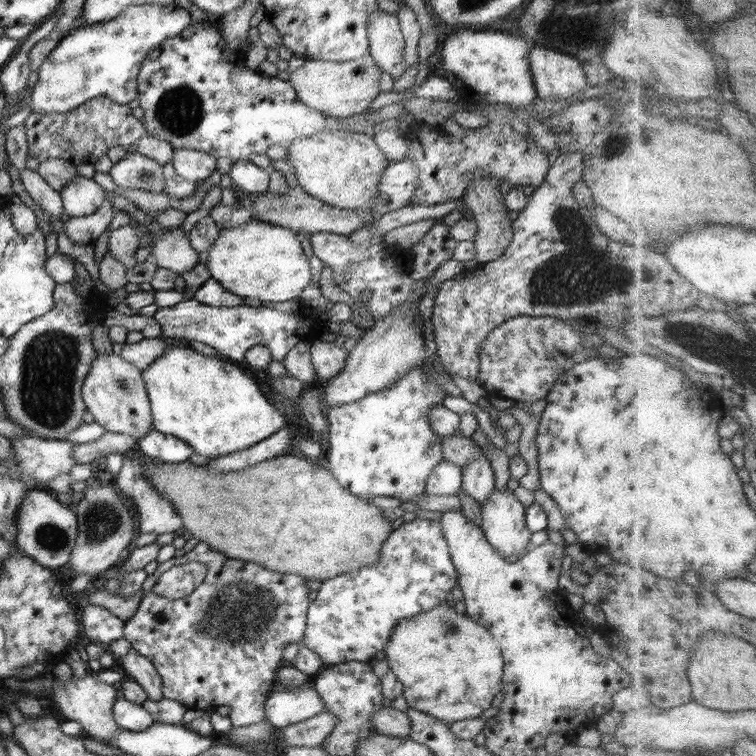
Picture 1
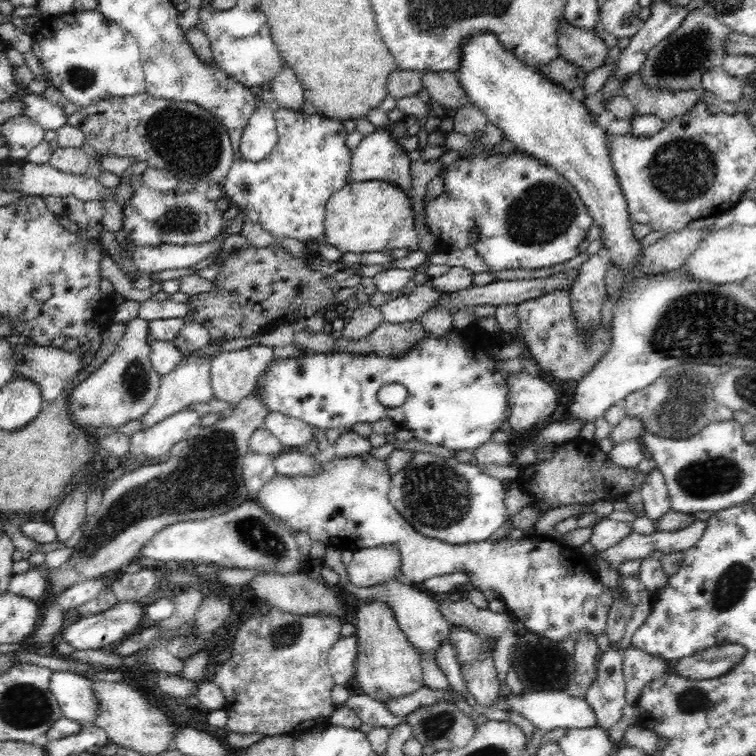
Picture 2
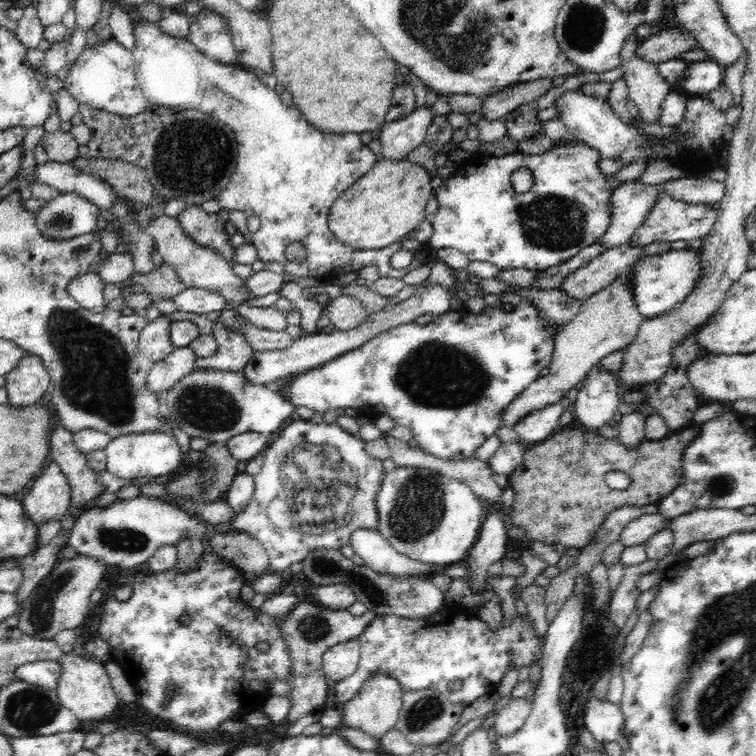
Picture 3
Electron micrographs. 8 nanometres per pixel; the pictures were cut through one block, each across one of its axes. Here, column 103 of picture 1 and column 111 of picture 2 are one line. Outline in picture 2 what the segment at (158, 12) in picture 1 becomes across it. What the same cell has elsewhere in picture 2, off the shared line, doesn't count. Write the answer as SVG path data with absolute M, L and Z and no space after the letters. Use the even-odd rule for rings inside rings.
M100 10L44 15L32 40L31 51L40 60L40 66L47 74L44 85L52 85L60 90L69 102L73 102L77 107L93 105L106 97L131 97L147 91L137 38L119 24L109 21Z

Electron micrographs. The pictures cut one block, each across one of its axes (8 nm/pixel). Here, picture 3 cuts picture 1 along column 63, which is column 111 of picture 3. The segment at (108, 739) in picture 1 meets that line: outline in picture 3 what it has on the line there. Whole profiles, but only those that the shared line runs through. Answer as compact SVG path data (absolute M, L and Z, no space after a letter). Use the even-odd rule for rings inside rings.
M66 653L59 662L62 667L60 680L58 680L58 688L54 692L62 705L65 706L73 716L84 720L101 720L110 718L120 703L120 699L116 697L116 692L112 688L110 676L106 673L103 663L93 662L86 656L74 656L74 654Z

